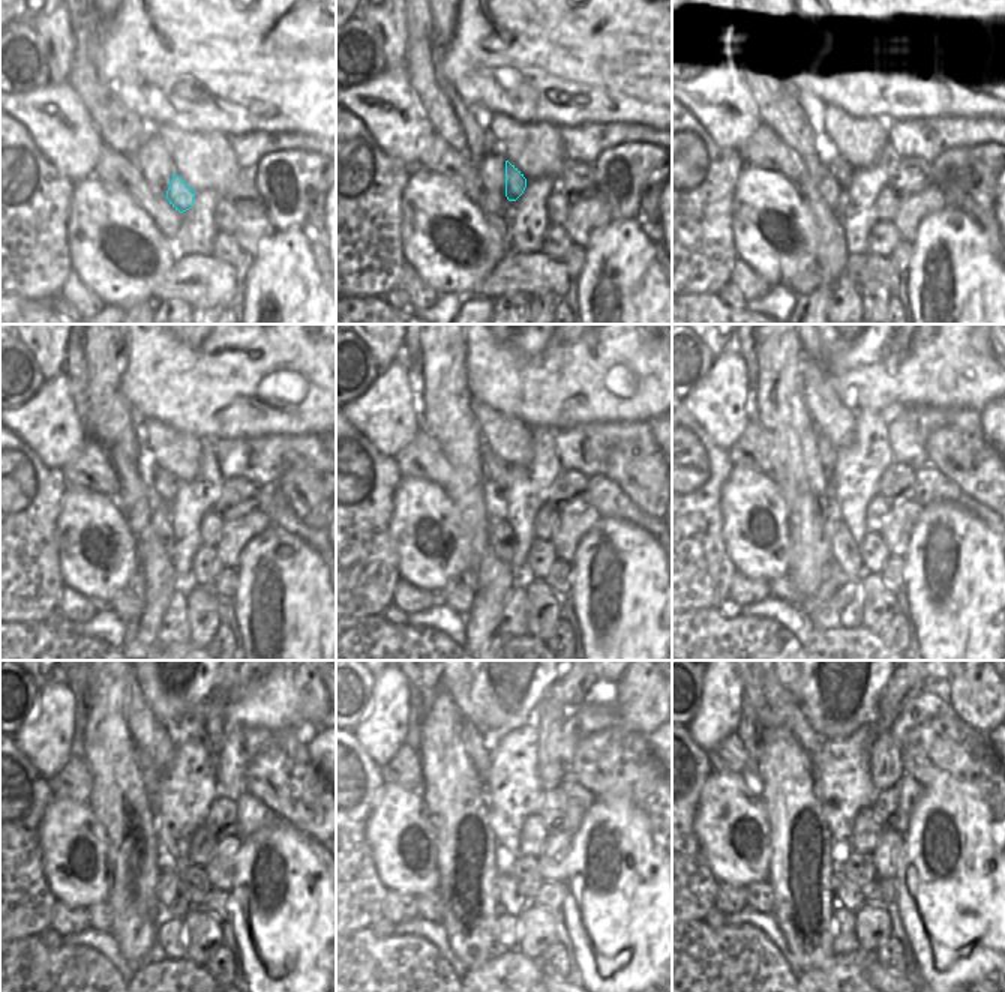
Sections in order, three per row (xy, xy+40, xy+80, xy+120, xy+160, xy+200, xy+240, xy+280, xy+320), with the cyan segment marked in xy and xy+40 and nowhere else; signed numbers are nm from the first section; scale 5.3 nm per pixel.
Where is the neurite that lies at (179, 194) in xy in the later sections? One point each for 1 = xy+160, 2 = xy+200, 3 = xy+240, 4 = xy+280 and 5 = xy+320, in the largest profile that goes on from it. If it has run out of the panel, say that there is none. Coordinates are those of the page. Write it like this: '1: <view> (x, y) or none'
1: xy+160 (497, 471)
2: xy+200 (825, 450)
3: xy+240 (150, 773)
4: xy+280 (477, 746)
5: xy+320 (785, 709)

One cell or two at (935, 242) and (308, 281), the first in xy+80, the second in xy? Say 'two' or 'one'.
one

